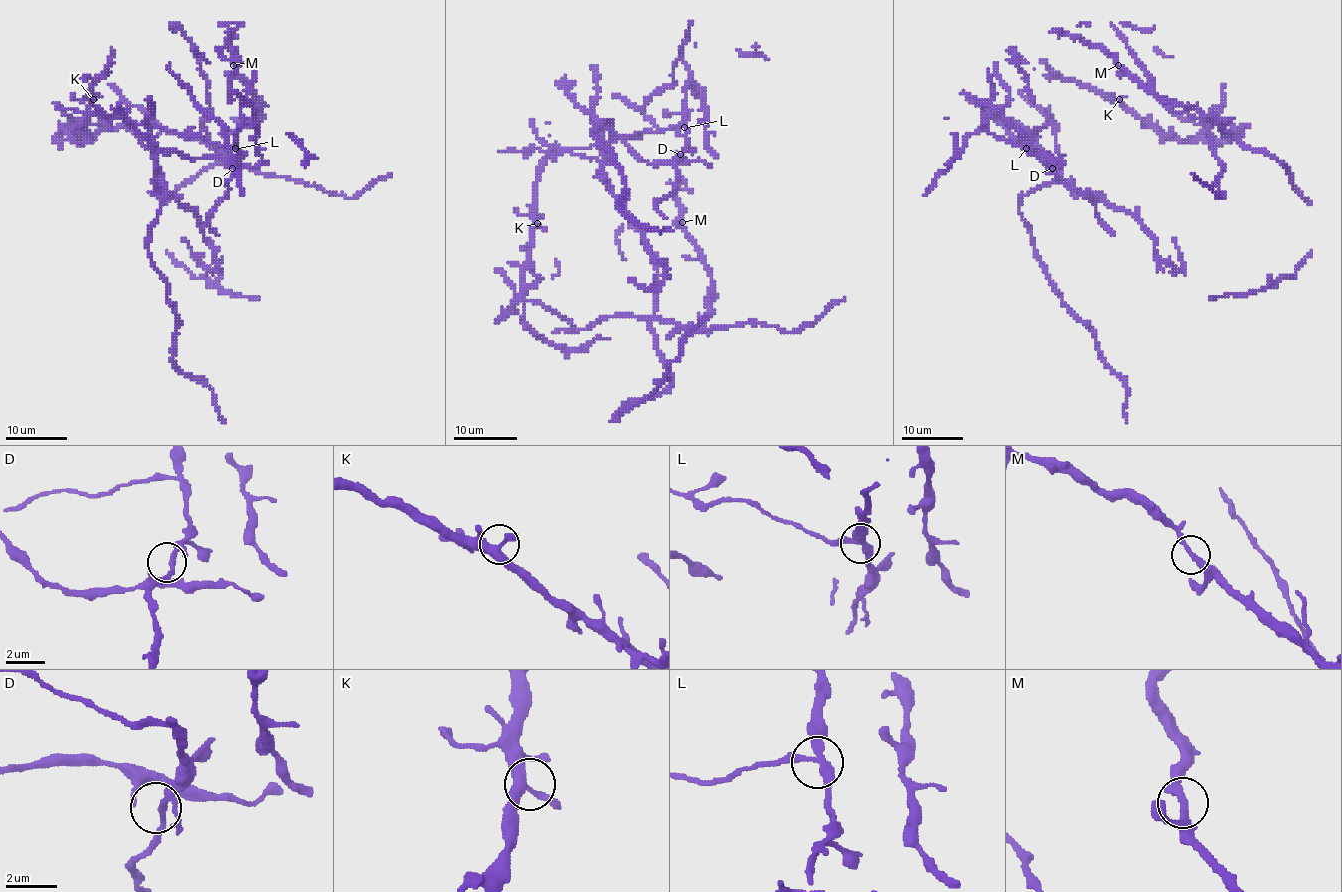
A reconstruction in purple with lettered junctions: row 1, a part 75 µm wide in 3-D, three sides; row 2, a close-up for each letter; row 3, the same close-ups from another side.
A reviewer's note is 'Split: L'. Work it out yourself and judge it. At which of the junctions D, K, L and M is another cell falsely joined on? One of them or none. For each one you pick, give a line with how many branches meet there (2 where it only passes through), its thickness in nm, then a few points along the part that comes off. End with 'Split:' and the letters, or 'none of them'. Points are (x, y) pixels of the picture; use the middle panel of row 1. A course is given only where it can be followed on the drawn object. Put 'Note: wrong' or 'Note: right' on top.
Note: right
L: Branches: 3. Thickness 260 nm. Course of the part to remove: (683, 127), (661, 131), (644, 130), (601, 146), (579, 147), (568, 152), (498, 150)
Split: L

